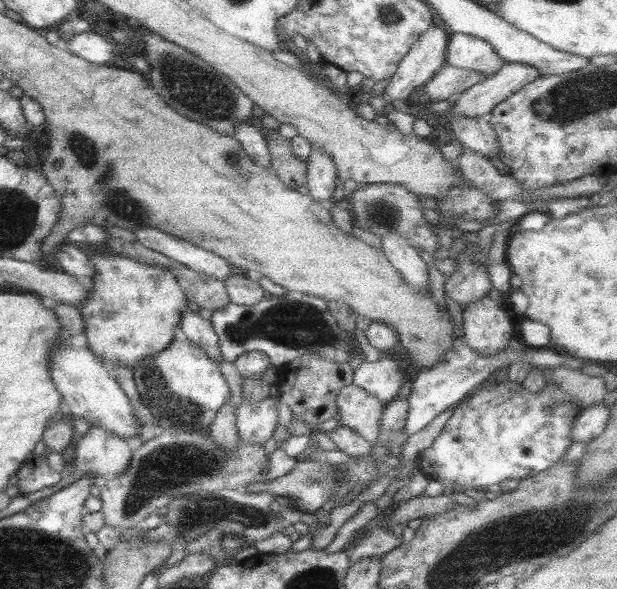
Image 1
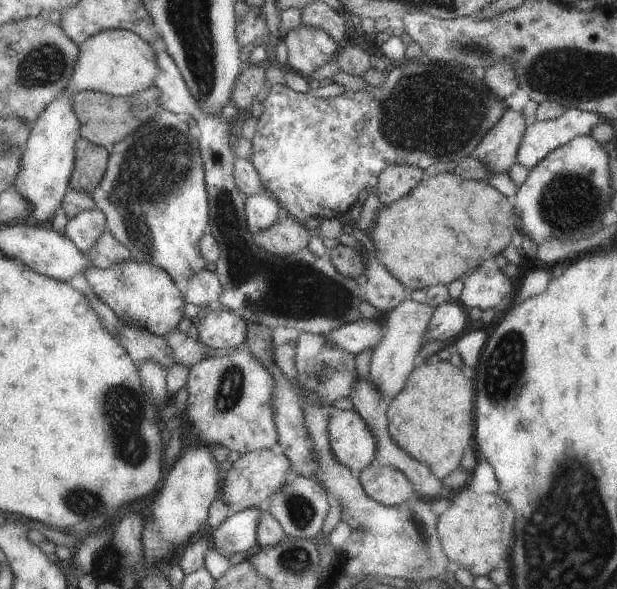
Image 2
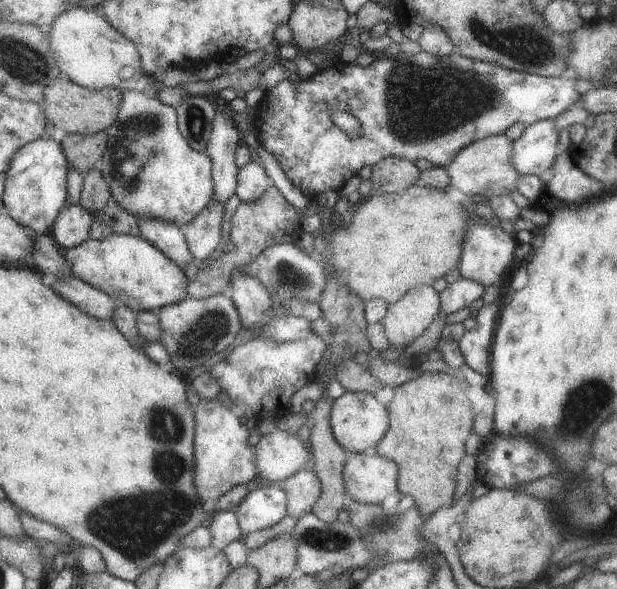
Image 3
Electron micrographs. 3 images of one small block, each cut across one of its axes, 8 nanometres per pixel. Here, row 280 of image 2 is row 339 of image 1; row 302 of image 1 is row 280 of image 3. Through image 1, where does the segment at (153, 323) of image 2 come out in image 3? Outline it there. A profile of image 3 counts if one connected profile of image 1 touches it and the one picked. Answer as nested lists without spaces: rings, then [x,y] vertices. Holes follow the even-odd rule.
[[[115,233],[99,240],[89,239],[68,248],[64,258],[73,276],[116,301],[125,301],[135,312],[157,312],[168,304],[177,304],[188,298],[188,279],[184,270],[140,235]]]

